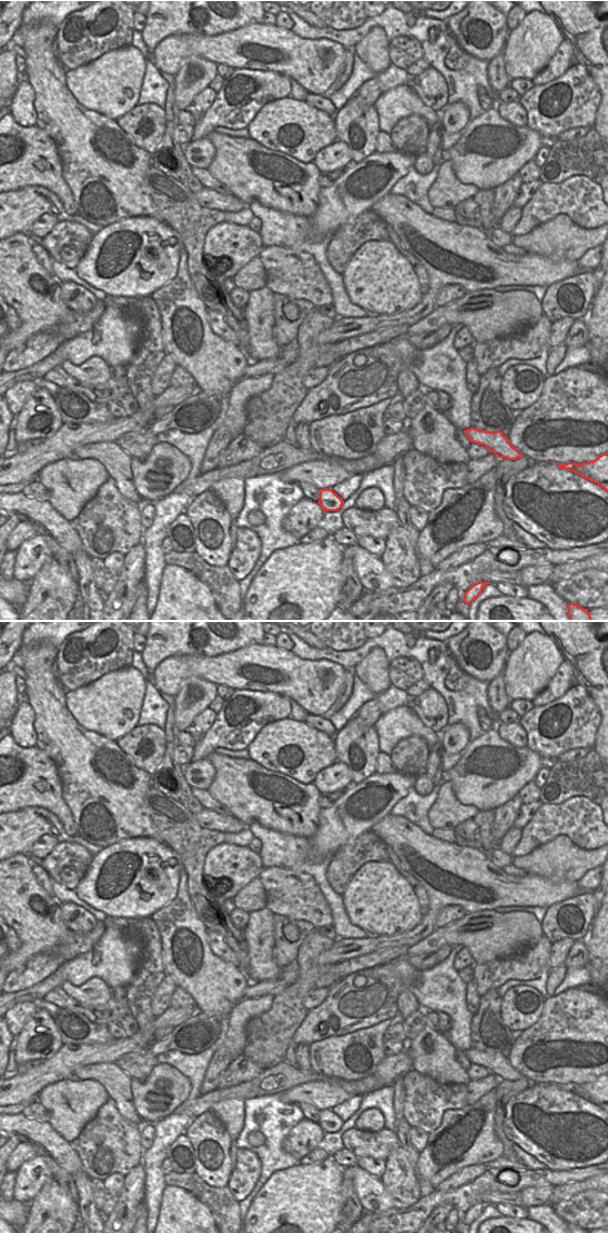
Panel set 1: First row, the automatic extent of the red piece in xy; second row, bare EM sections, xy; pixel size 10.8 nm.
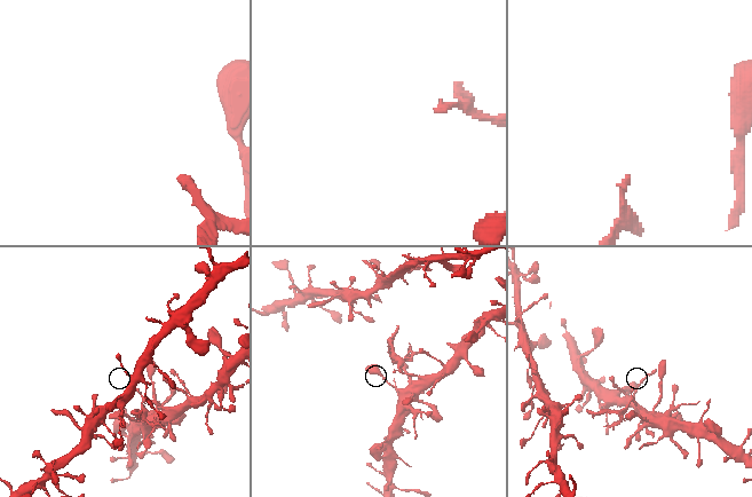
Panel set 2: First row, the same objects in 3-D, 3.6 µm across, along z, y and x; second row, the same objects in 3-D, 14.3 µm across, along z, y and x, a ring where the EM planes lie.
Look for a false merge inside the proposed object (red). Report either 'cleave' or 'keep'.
cleave

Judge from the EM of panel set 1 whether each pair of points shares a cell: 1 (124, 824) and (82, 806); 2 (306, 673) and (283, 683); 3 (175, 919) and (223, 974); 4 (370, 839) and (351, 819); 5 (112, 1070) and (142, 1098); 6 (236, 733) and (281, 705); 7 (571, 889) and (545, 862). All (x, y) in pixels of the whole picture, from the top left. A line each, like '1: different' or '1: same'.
1: same
2: same
3: same
4: different
5: different
6: same
7: different

